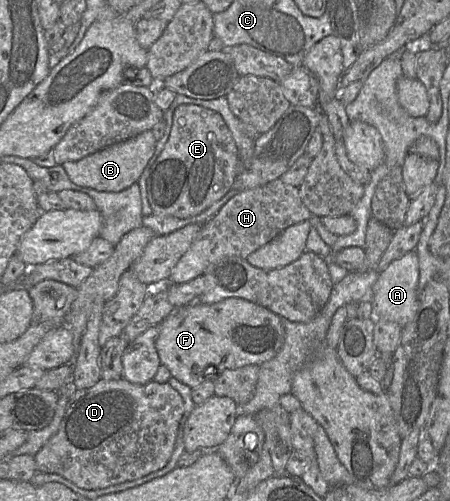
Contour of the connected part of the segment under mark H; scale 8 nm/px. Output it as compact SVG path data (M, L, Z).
M279 178L263 186L239 192L202 226L188 250L172 268L167 283L186 283L201 276L210 265L223 258L246 259L286 228L309 220L311 216L312 213L300 198L298 187L285 184Z

